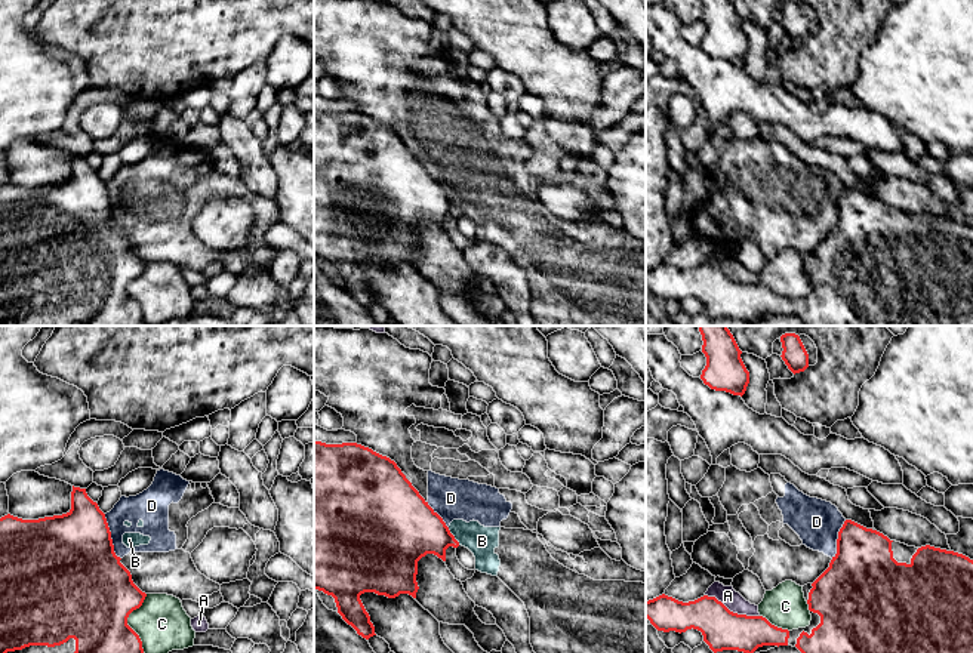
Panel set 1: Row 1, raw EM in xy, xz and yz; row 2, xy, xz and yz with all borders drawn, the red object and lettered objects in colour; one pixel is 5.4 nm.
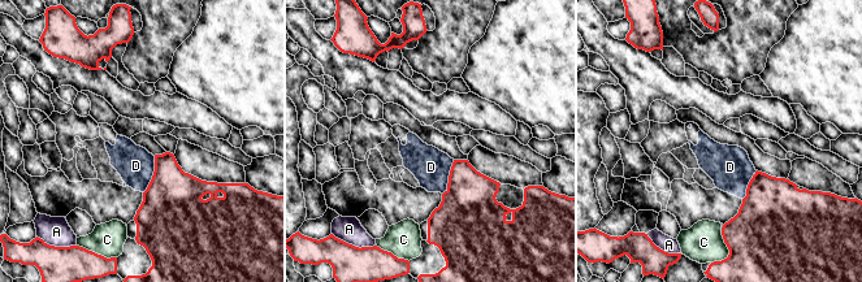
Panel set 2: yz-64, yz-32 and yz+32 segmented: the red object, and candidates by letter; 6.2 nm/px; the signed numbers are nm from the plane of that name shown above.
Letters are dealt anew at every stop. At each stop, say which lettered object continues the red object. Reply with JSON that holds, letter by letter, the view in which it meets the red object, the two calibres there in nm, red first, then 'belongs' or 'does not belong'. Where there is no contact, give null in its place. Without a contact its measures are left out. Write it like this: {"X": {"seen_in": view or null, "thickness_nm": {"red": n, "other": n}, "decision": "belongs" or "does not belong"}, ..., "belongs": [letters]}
{"A": {"seen_in": "yz", "thickness_nm": {"red": 220, "other": 100}, "decision": "does not belong"}, "B": {"seen_in": "xz", "thickness_nm": {"red": 340, "other": 160}, "decision": "does not belong"}, "C": {"seen_in": "xy", "thickness_nm": {"red": 460, "other": 280}, "decision": "does not belong"}, "D": {"seen_in": "xy", "thickness_nm": {"red": 480, "other": 150}, "decision": "does not belong"}, "belongs": []}

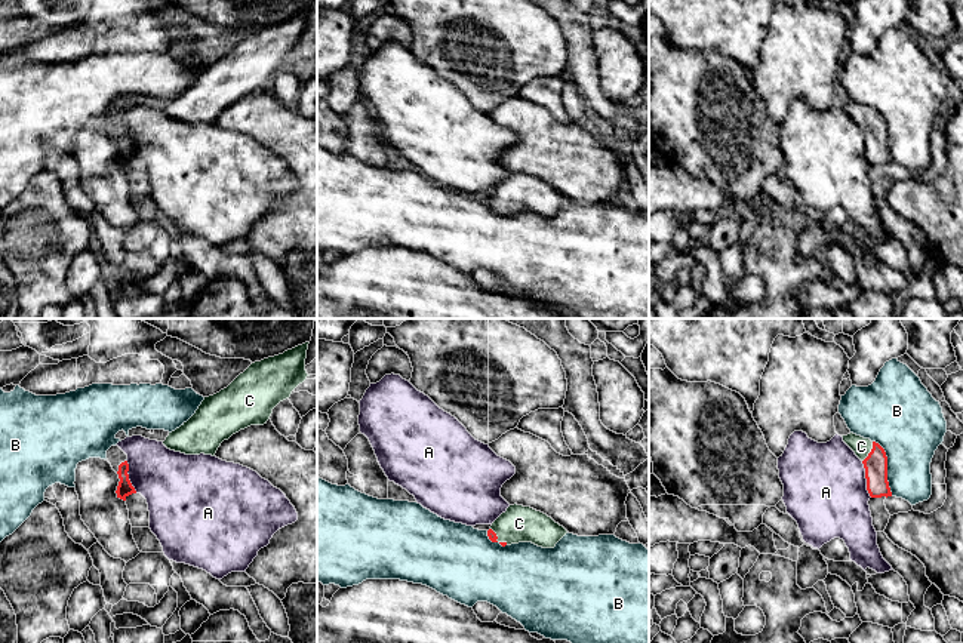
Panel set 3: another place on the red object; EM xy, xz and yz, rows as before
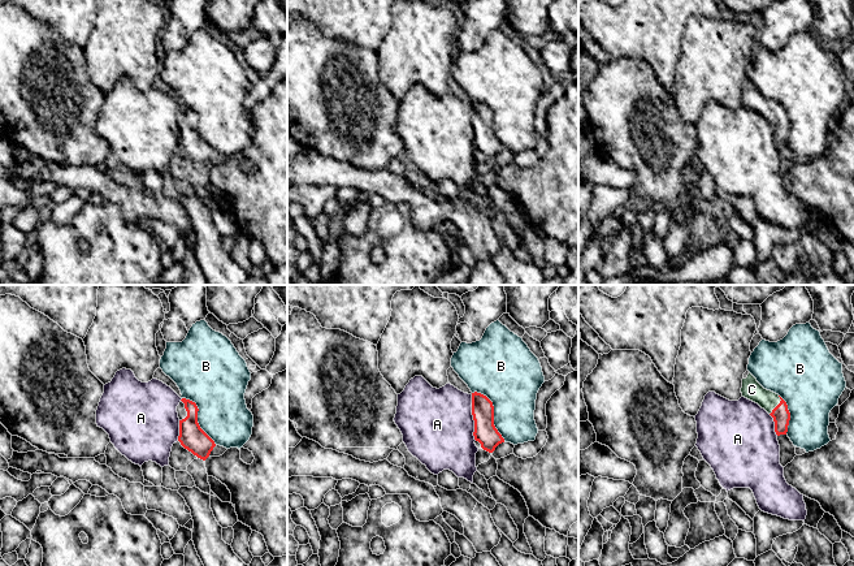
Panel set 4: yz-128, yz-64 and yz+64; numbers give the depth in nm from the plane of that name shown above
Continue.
{"A": {"seen_in": "yz", "thickness_nm": {"red": 130, "other": 440}, "decision": "does not belong"}, "B": {"seen_in": "yz", "thickness_nm": {"red": 130, "other": 360}, "decision": "does not belong"}, "C": {"seen_in": "yz", "thickness_nm": {"red": 130, "other": 100}, "decision": "belongs"}, "belongs": ["C"]}

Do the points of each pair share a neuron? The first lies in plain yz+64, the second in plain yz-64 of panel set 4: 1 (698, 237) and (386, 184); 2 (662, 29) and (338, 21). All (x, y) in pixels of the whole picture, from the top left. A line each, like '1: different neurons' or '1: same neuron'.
1: different neurons
2: same neuron

